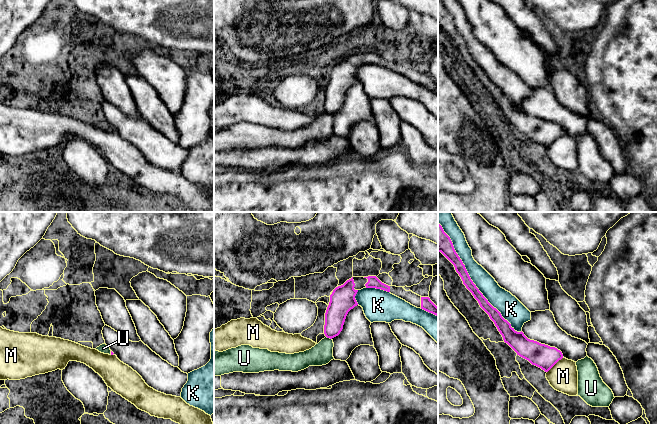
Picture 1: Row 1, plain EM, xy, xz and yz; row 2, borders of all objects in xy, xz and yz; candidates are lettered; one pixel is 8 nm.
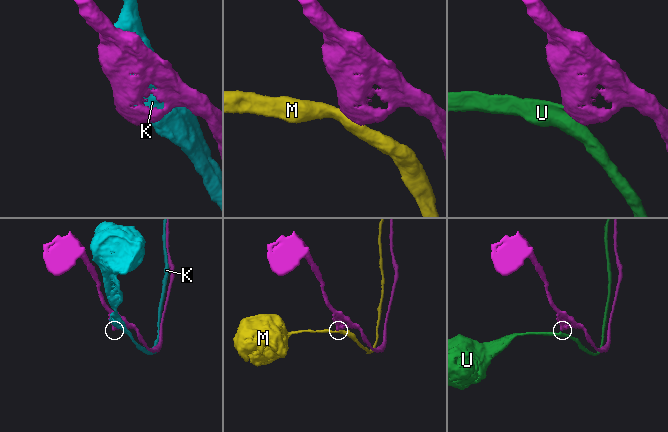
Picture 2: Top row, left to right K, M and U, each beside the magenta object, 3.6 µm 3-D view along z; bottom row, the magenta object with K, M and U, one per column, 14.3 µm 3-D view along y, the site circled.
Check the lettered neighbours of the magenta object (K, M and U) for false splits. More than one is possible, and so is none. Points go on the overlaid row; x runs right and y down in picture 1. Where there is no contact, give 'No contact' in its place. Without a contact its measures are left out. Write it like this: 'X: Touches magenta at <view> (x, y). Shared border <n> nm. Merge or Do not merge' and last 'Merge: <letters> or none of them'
K: Touches magenta at yz (470, 278). Shared border 1100 nm. Do not merge
M: Touches magenta at yz (555, 363). Shared border 180 nm. Do not merge
U: Touches magenta at xz (329, 337). Shared border 50 nm. Do not merge
Merge: none of them

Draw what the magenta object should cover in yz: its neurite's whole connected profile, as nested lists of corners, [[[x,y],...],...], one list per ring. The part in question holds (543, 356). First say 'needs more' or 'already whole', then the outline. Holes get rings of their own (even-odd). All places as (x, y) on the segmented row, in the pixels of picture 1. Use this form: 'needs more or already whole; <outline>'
already whole; [[[439,222],[438,252],[441,252],[454,265],[456,272],[463,281],[463,284],[478,301],[480,307],[494,322],[498,331],[502,335],[504,342],[507,343],[517,353],[517,355],[528,360],[532,365],[541,368],[545,372],[548,372],[563,358],[562,352],[557,348],[530,340],[522,331],[515,331],[514,328],[511,327],[511,324],[502,317],[501,313],[488,302],[471,280],[465,265],[454,249],[450,237],[444,232]]]

